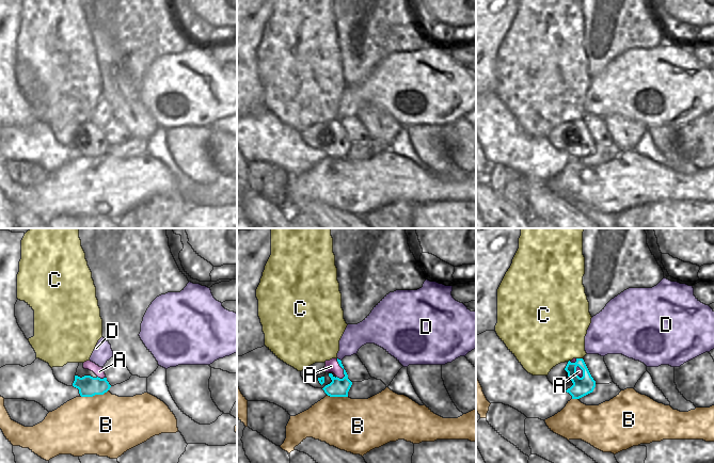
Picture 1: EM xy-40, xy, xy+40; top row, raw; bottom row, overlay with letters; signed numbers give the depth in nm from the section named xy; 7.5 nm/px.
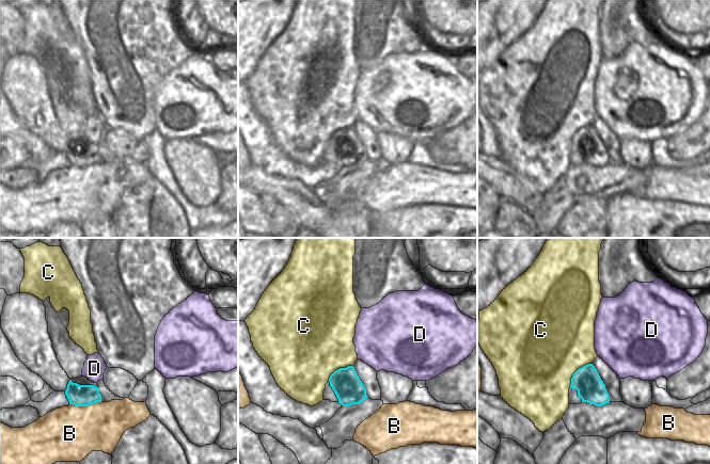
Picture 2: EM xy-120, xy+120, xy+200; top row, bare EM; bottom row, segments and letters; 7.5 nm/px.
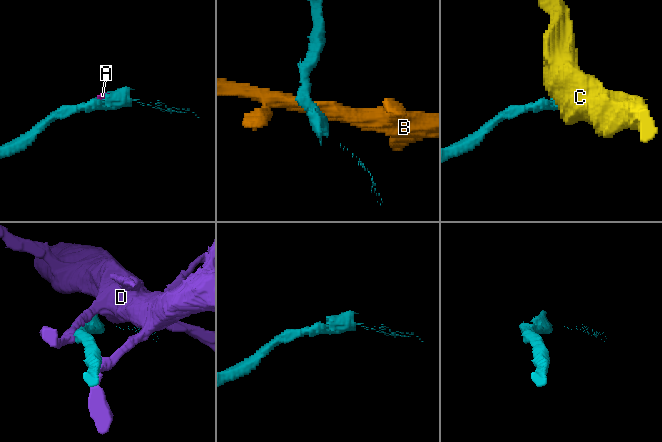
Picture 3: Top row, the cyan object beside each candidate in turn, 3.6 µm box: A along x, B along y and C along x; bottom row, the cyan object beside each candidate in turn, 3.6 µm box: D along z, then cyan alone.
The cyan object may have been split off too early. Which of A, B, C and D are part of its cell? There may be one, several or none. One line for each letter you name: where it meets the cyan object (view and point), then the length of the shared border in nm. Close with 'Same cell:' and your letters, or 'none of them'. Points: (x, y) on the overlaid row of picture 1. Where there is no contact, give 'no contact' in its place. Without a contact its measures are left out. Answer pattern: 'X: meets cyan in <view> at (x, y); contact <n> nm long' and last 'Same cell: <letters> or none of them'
Same cell: none of them

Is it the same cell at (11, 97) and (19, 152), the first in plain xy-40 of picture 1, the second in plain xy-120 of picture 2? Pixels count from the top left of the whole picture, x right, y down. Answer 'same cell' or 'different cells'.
different cells

